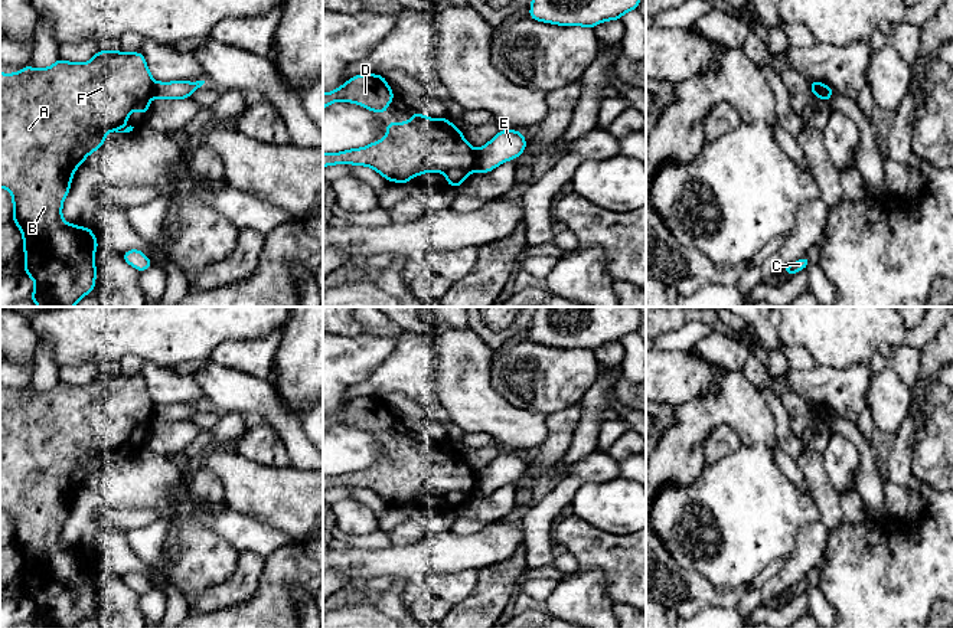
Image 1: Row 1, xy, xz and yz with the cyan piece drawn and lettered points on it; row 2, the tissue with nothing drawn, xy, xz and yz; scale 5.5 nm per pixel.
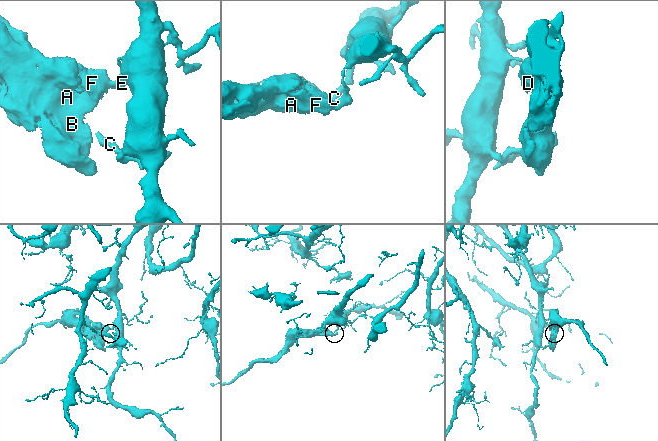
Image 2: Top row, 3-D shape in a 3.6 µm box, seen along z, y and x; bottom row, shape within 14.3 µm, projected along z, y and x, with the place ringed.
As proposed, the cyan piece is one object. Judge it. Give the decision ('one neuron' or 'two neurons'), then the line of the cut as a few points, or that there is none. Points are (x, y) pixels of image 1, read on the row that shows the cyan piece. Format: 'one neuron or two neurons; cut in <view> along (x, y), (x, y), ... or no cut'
two neurons; cut in xz along (475, 150), (476, 169)

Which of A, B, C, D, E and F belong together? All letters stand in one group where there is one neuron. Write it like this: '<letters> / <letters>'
A B D F / C E

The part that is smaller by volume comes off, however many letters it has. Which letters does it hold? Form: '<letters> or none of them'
A, B, D, F

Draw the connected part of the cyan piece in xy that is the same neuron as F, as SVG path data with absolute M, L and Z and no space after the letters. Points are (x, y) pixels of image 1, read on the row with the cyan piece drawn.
M98 50L95 56L85 63L74 63L63 59L58 59L50 68L33 69L27 63L23 65L22 72L16 73L1 73L0 72L0 187L12 193L13 200L13 217L12 220L17 225L23 235L23 251L26 256L25 274L35 281L35 291L29 297L39 307L74 307L81 298L94 291L97 266L94 262L94 255L97 252L98 241L92 233L91 228L81 228L78 225L66 223L62 219L62 205L63 199L68 196L71 189L71 181L75 170L82 164L82 161L95 150L101 148L108 131L115 133L130 133L134 127L127 127L124 131L118 128L130 121L130 111L140 111L144 117L150 107L153 92L153 76L147 68L147 62L140 52L124 53L123 50L108 52Z

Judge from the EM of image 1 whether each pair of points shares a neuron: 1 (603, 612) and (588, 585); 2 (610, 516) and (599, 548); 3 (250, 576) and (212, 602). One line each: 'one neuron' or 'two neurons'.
1: one neuron
2: two neurons
3: one neuron

